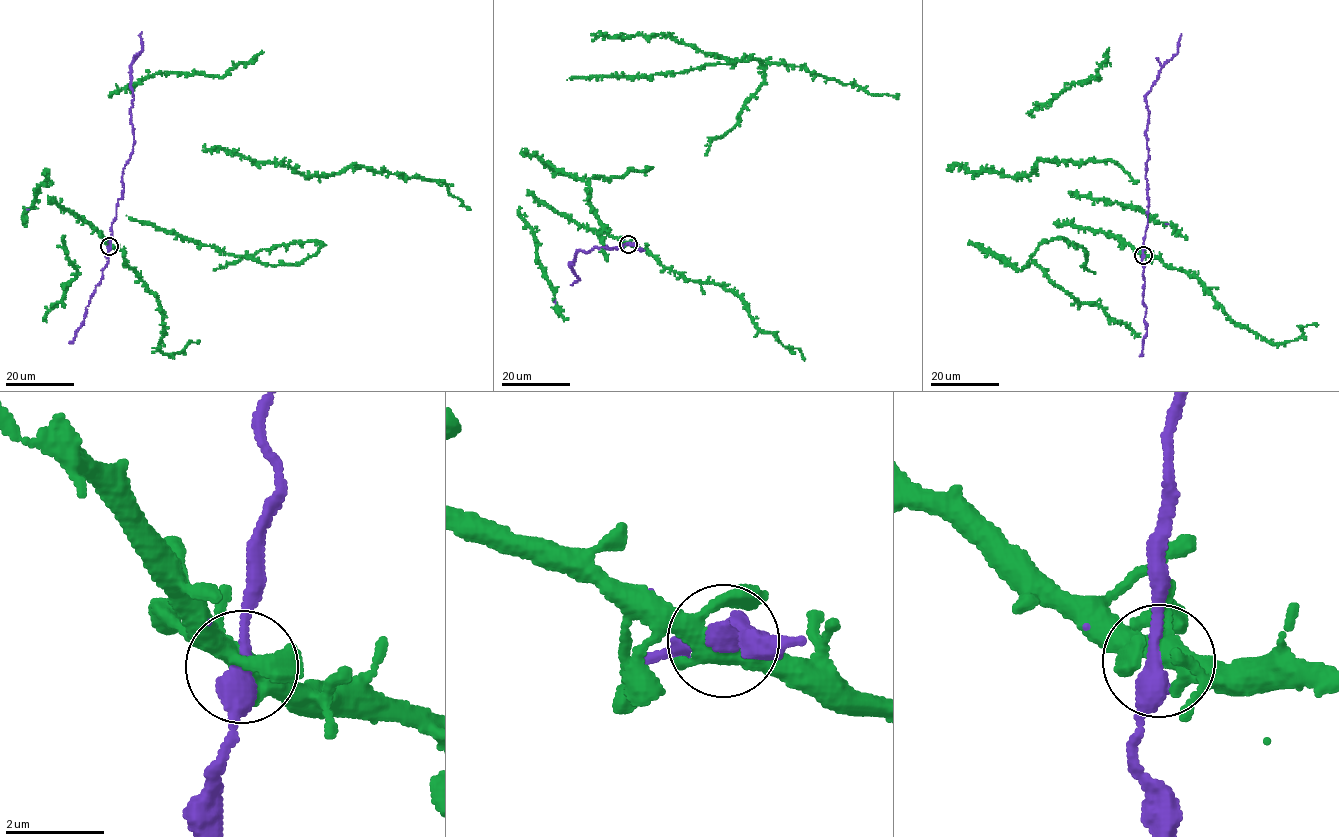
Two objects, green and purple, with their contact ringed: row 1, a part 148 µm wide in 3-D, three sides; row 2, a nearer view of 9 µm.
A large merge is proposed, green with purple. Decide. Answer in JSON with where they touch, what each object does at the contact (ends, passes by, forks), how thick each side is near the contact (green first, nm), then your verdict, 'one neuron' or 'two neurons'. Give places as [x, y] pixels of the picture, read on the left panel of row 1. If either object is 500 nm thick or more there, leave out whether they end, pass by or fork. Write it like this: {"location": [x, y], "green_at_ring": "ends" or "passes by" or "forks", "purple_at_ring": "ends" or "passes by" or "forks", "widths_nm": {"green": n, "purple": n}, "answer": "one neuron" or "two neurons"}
{"location": [109, 246], "green_at_ring": "forks", "purple_at_ring": "passes by", "widths_nm": {"green": 360, "purple": 360}, "answer": "one neuron"}

